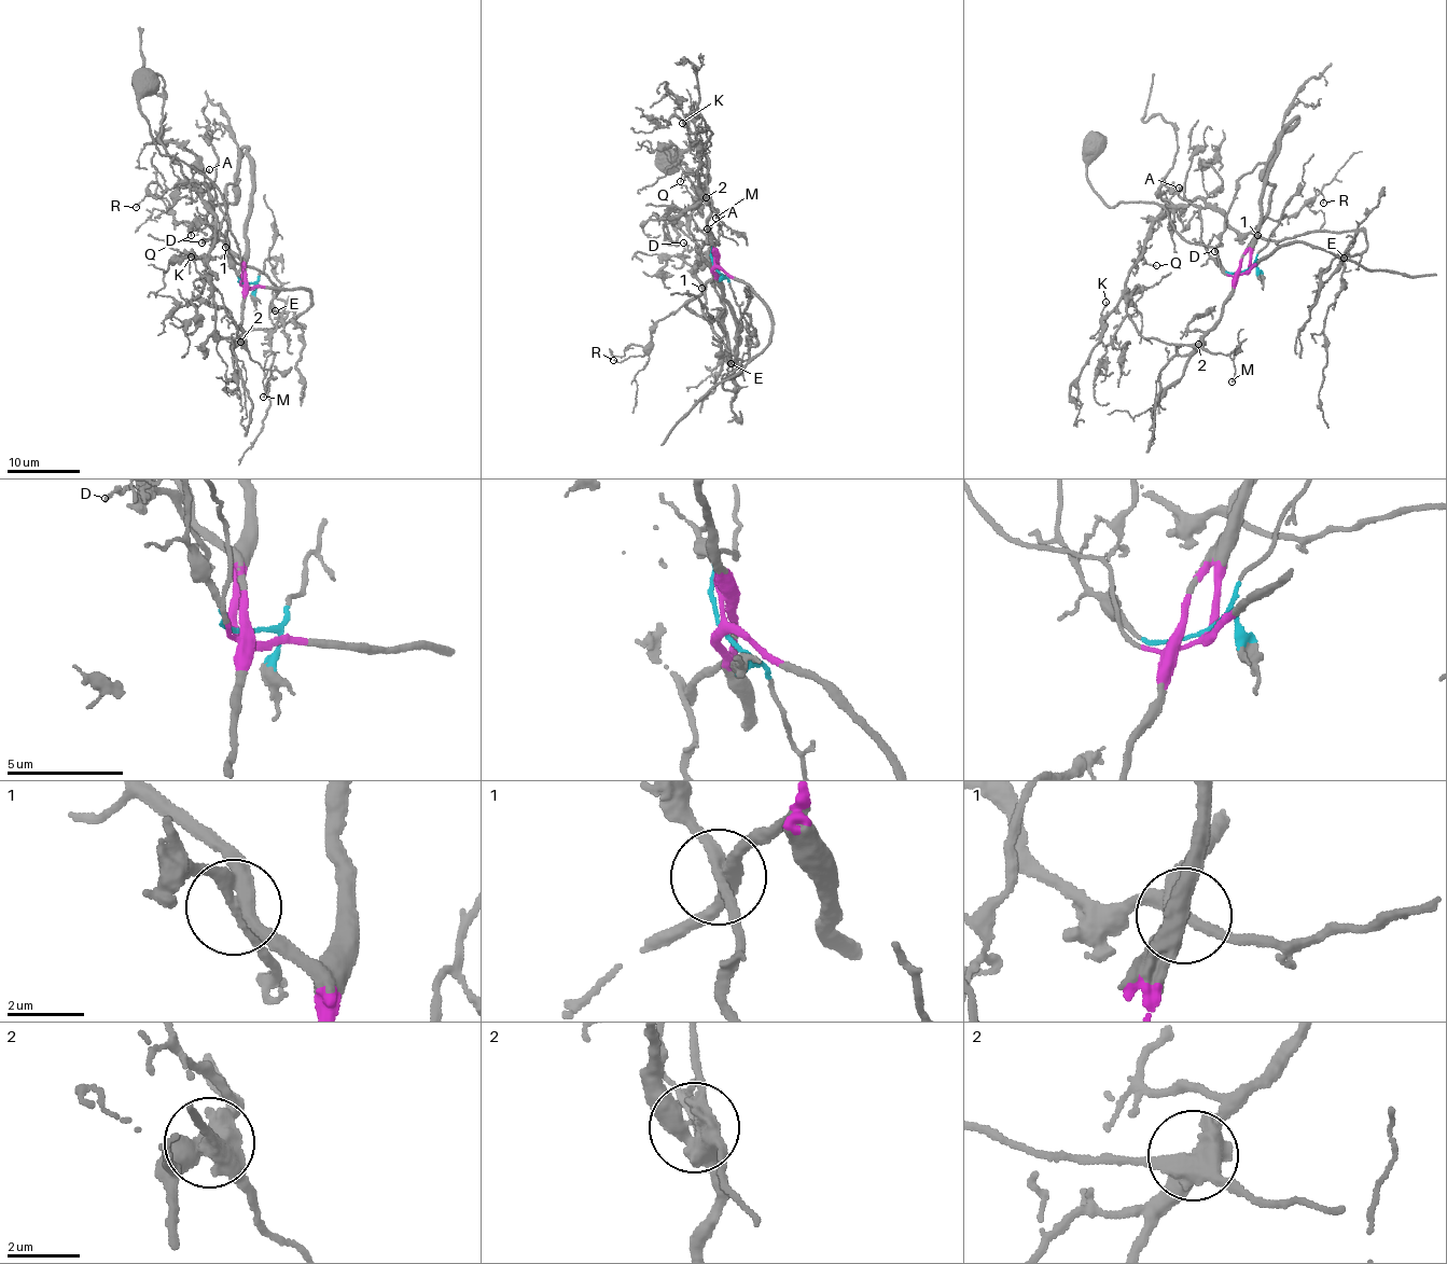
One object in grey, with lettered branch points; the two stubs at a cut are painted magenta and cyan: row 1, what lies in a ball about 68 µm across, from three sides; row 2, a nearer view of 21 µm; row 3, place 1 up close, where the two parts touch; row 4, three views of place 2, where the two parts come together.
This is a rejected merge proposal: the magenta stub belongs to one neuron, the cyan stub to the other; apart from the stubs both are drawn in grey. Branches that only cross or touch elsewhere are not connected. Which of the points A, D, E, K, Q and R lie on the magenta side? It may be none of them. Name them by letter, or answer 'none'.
D, R

